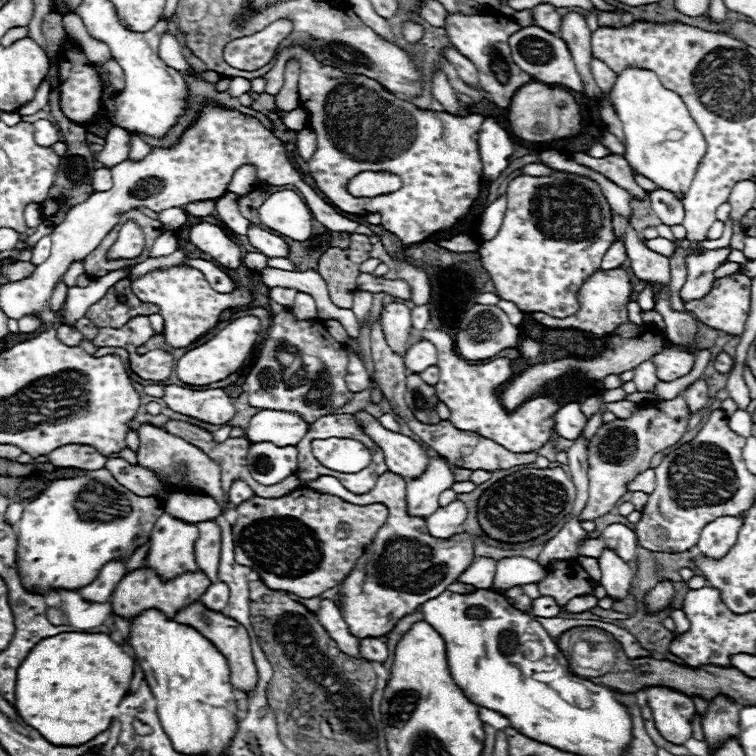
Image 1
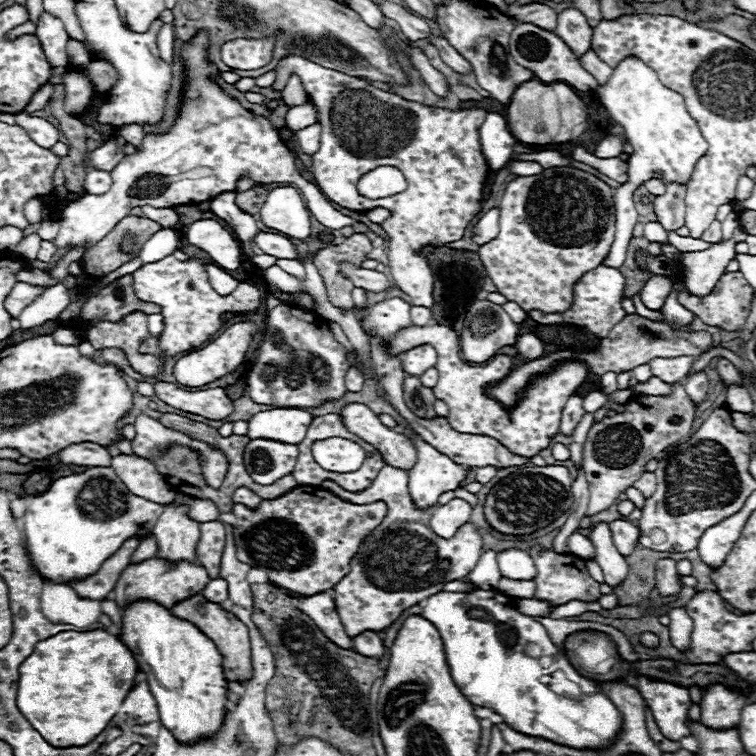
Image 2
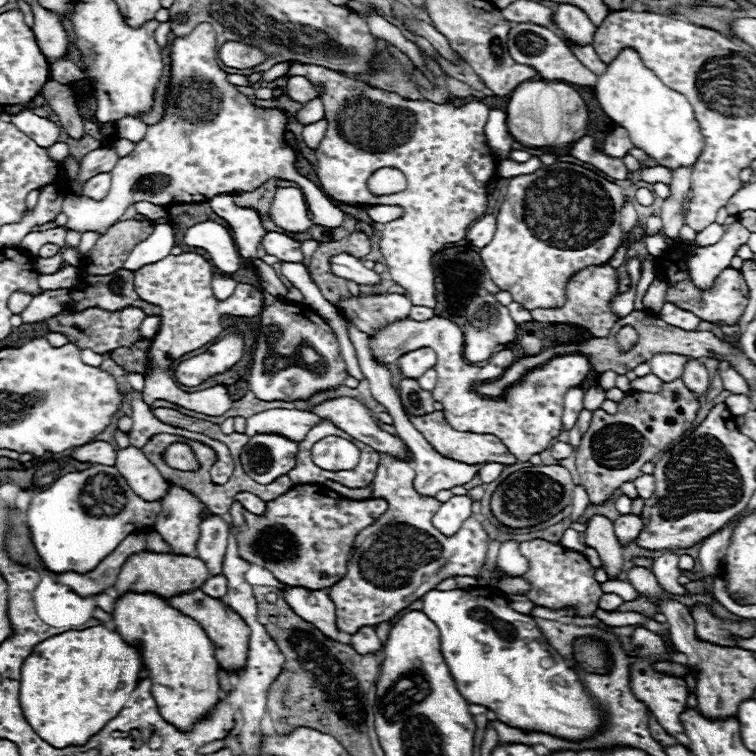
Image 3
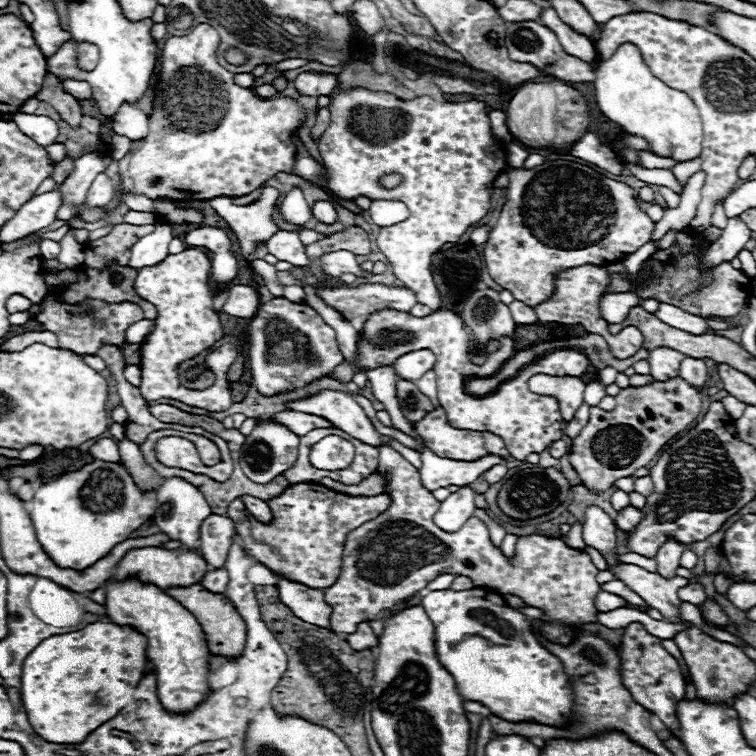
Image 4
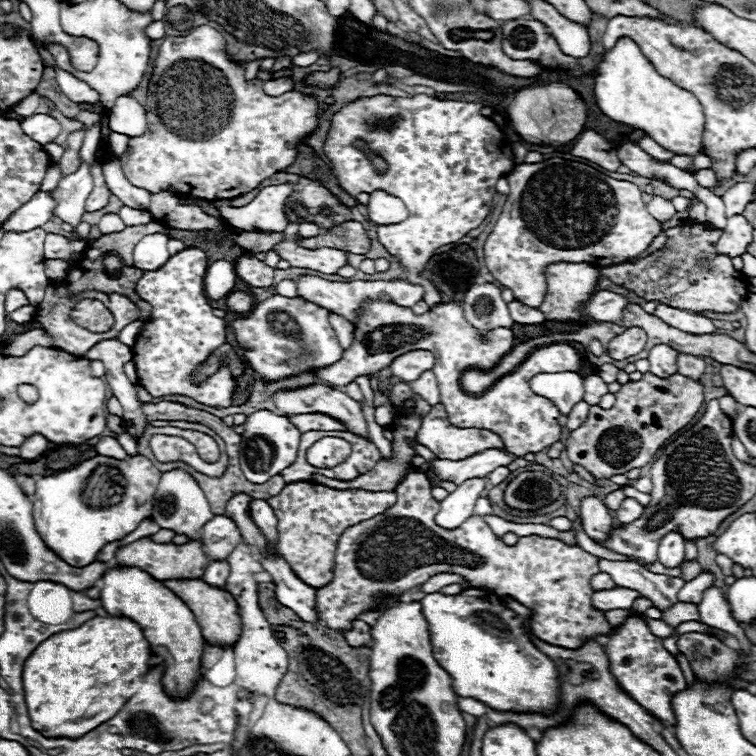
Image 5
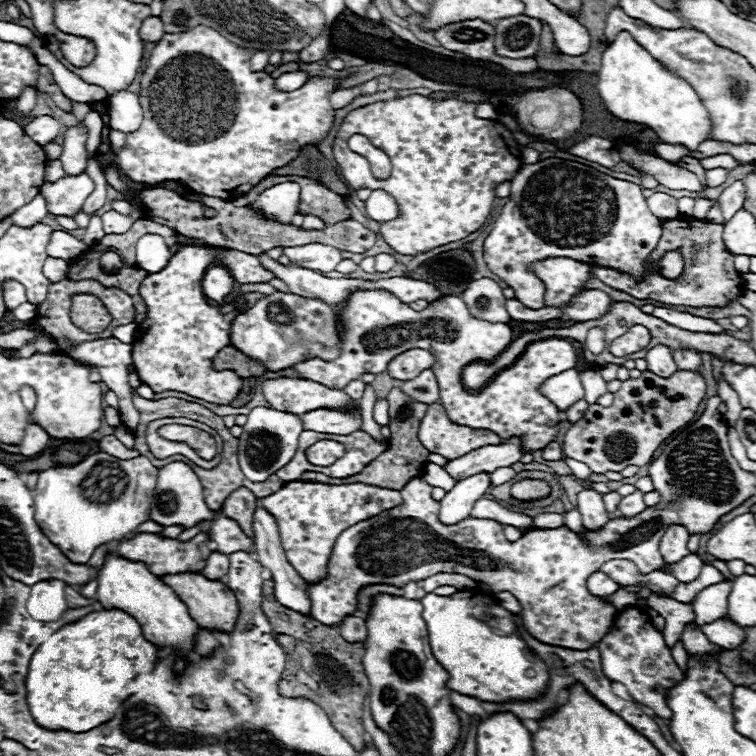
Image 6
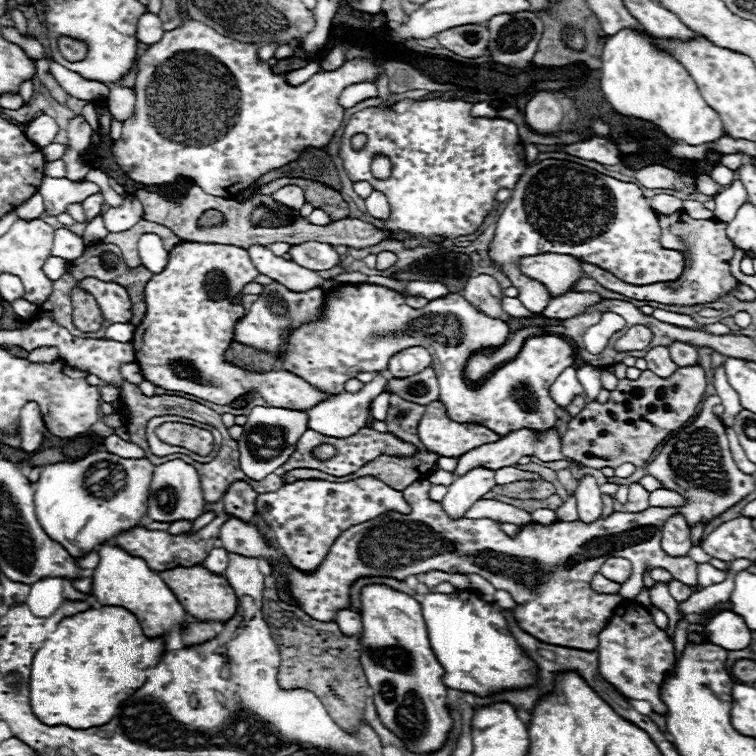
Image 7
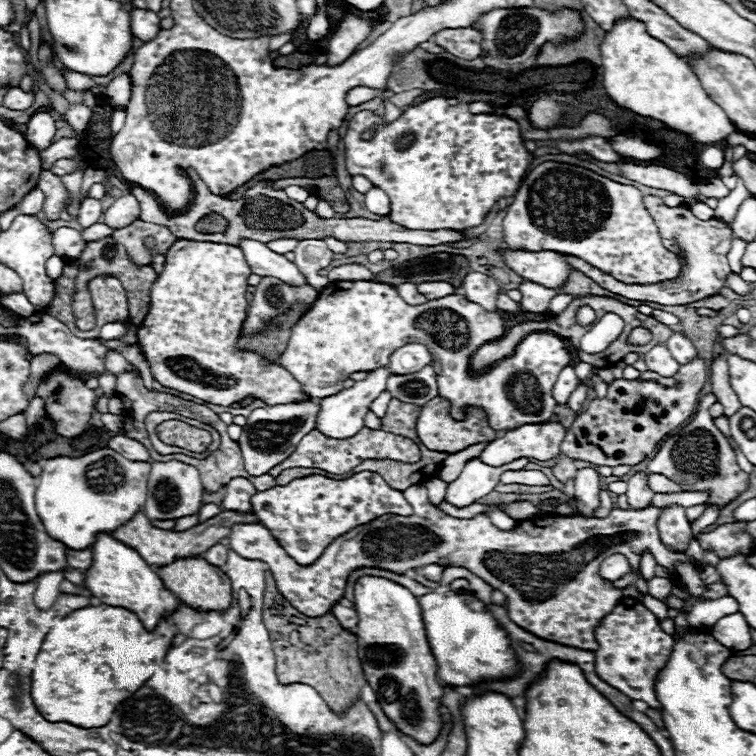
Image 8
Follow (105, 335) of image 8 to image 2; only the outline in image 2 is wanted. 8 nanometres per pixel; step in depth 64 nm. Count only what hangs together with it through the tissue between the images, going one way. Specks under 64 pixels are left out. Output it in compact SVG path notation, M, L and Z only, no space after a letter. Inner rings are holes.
M150 314L148 316L148 330L152 336L160 336L162 334L162 328L164 328L164 320L162 320L162 314Z

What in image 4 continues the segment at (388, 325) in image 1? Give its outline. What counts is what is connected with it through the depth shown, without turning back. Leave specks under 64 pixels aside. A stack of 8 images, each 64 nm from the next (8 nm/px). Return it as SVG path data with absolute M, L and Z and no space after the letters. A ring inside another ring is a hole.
M364 284L360 288L338 288L322 290L318 288L324 302L336 308L358 332L364 322L378 310L392 308L398 312L408 312L416 304L416 296L408 288L388 288L382 284Z

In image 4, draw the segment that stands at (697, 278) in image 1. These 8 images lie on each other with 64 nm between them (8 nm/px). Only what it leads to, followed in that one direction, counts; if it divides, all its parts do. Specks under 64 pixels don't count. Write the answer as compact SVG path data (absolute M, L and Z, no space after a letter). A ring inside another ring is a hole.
M736 216L728 220L728 226L722 230L722 236L710 244L710 248L700 258L700 268L708 270L722 262L730 262L750 240L750 228Z

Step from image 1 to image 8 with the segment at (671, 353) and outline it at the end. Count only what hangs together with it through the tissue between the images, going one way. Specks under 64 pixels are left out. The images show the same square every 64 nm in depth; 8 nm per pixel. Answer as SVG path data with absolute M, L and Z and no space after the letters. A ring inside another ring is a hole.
M658 344L650 352L646 352L644 362L646 362L648 370L652 370L660 376L674 376L676 368L680 368L680 364L670 356L670 352L664 344Z

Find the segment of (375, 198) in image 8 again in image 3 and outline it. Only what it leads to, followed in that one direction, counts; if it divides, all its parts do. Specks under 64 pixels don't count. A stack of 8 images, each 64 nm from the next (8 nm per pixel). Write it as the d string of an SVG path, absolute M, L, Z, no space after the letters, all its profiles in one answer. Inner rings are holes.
M370 206L368 208L368 216L376 224L386 224L390 220L396 220L400 214L402 214L402 210L398 206Z

